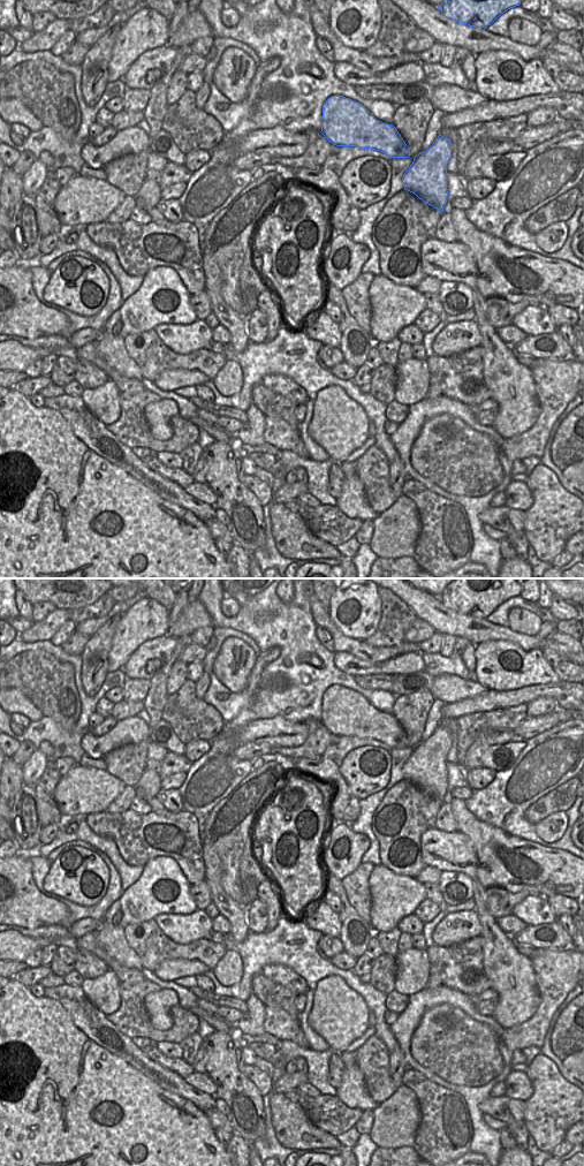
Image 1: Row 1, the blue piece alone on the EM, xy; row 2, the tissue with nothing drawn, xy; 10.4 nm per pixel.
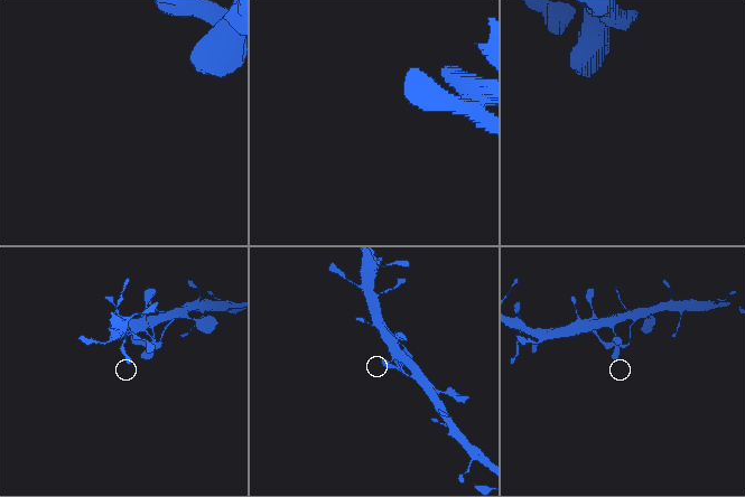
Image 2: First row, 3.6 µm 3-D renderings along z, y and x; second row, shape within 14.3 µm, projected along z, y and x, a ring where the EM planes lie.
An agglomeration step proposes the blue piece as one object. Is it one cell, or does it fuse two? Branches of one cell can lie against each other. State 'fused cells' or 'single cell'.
single cell

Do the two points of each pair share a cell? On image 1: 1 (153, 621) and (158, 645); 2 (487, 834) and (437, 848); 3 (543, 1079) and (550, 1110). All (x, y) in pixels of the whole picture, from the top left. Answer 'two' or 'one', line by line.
1: two
2: two
3: one

